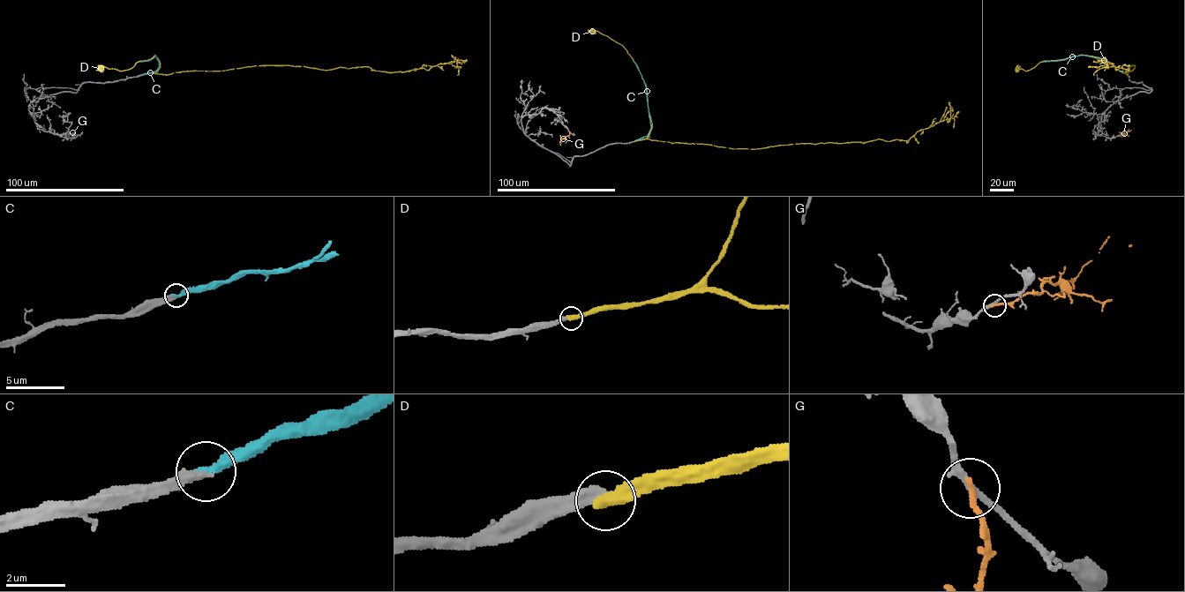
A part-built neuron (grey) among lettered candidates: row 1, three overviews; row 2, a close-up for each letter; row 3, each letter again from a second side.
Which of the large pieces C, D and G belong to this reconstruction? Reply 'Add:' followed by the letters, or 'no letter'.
Add: C

